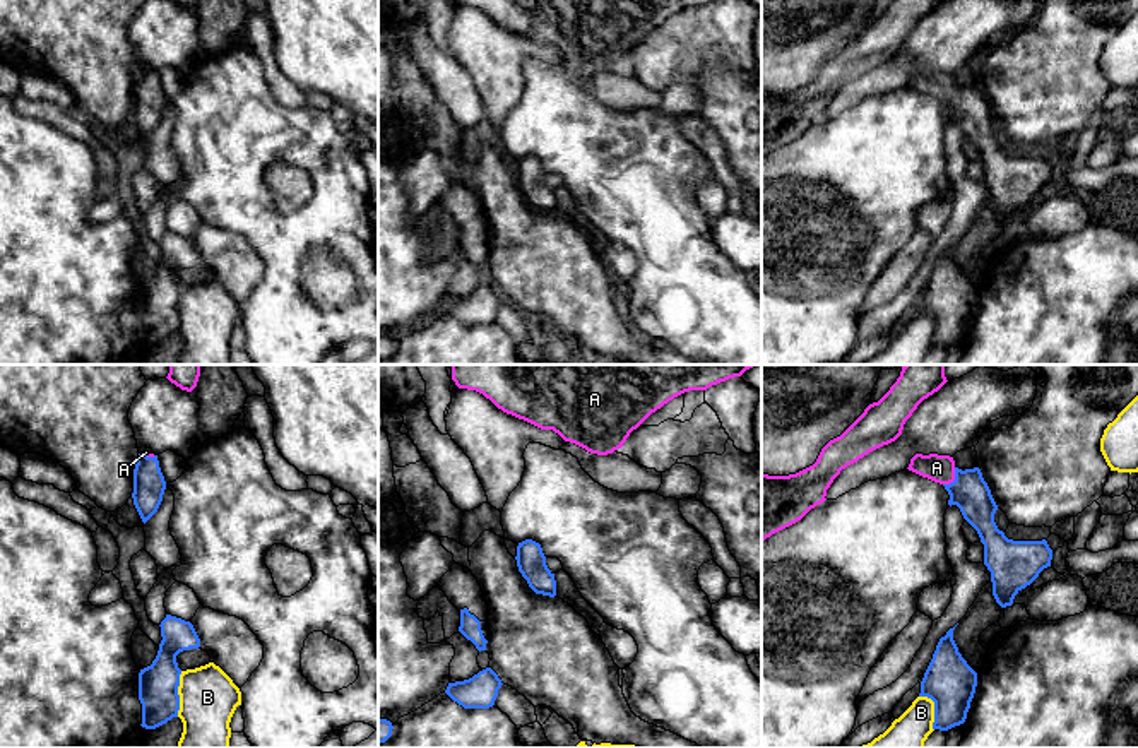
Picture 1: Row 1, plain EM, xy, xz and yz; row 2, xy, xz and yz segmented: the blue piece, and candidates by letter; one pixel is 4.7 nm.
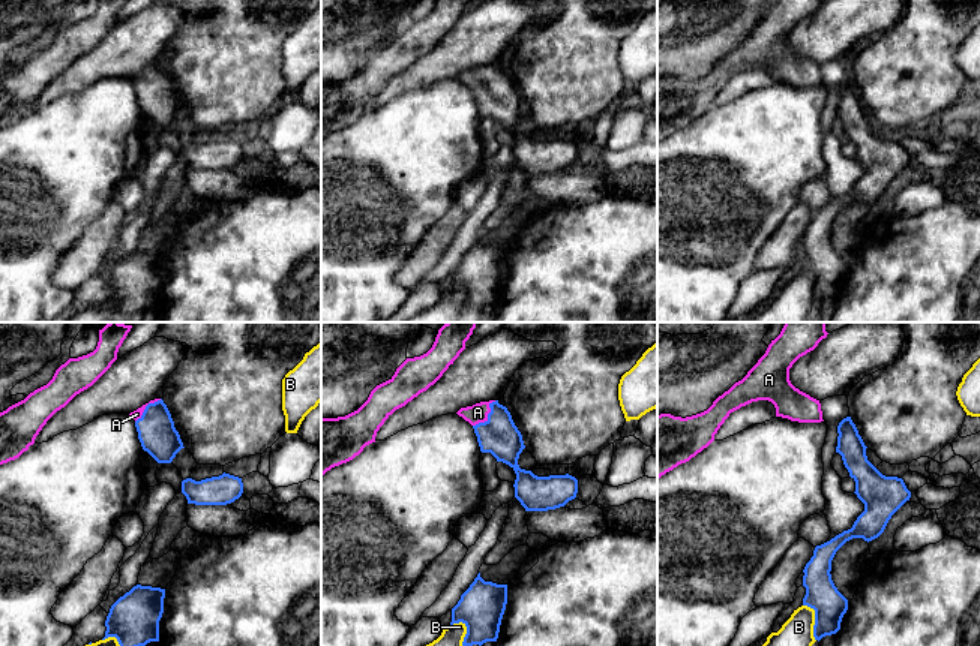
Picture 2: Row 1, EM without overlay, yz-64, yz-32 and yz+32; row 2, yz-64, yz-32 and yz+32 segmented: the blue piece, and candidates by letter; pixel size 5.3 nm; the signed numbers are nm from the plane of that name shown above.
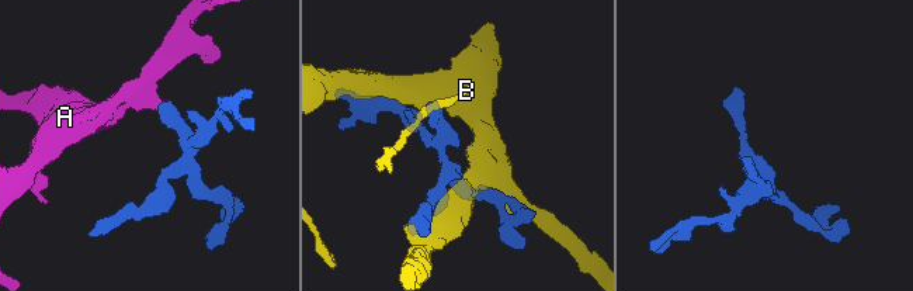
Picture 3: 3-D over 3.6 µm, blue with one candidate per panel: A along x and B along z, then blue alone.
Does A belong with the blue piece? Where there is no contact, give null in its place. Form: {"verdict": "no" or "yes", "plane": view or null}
{"verdict": "yes", "plane": "yz"}

